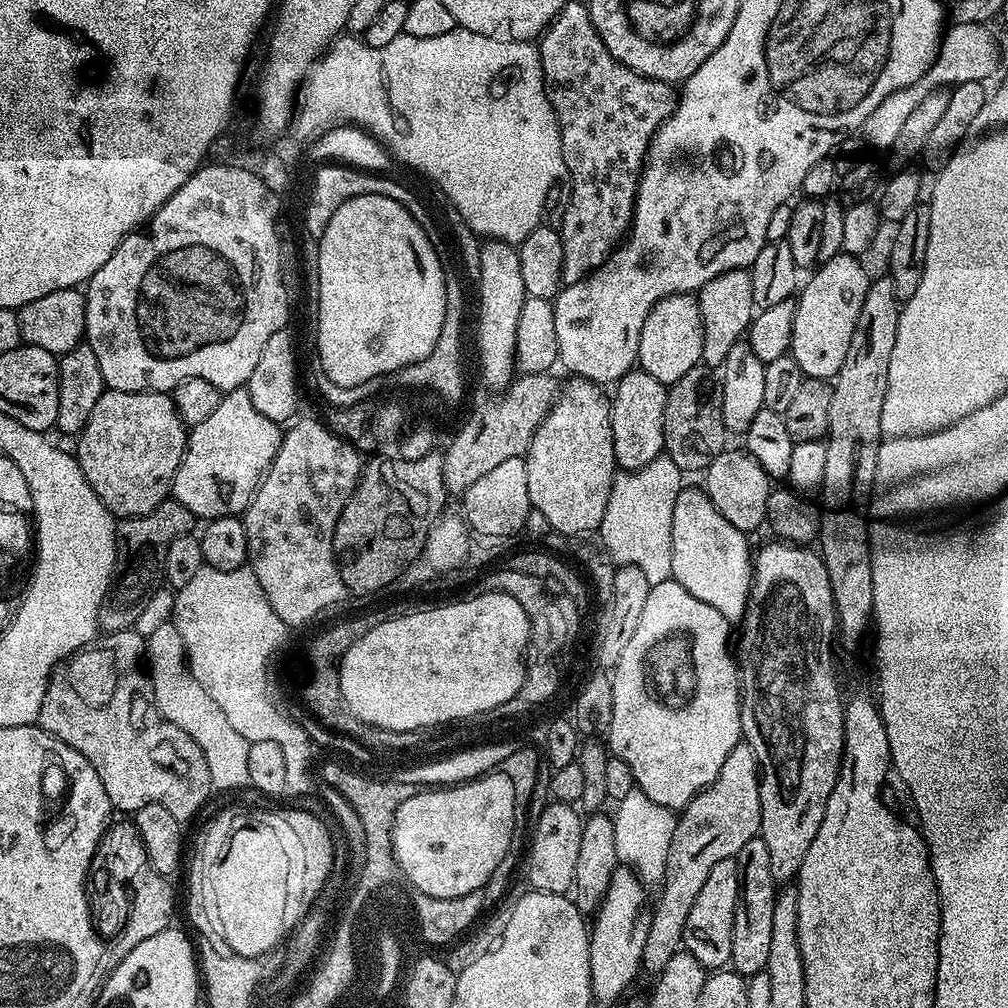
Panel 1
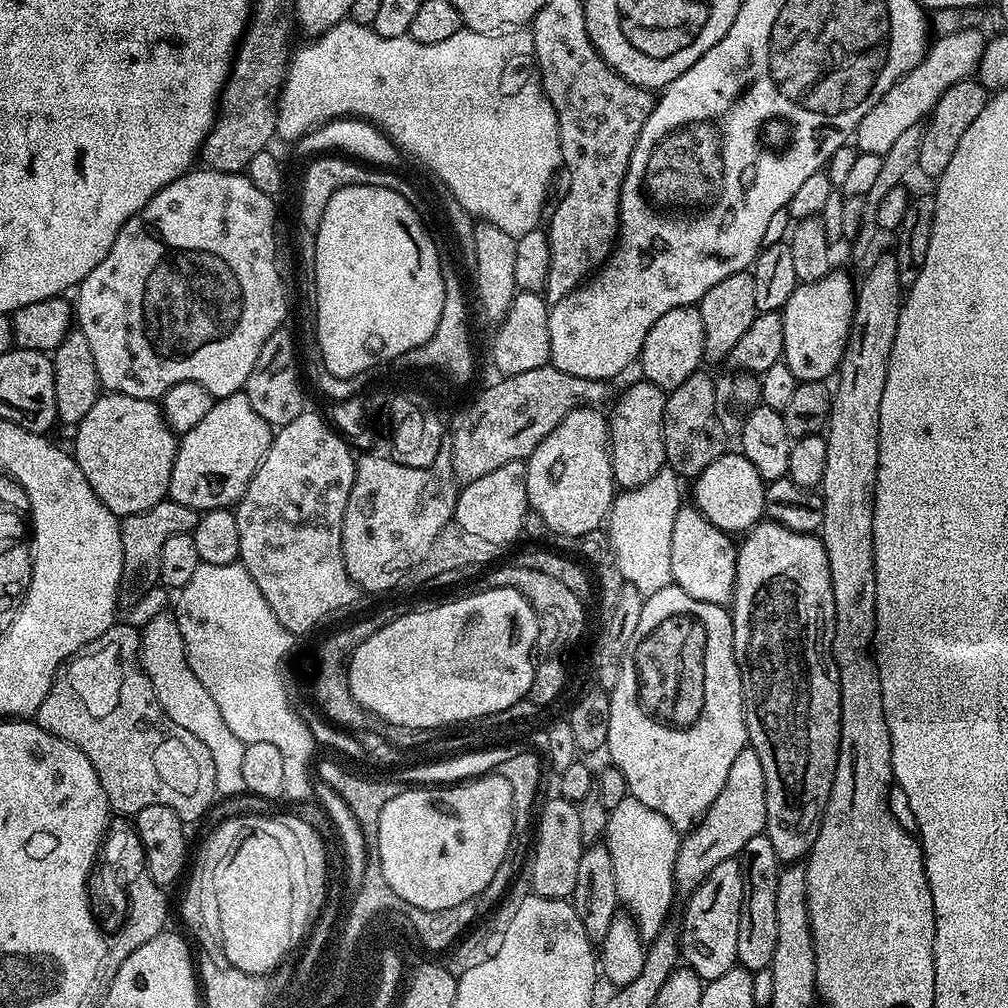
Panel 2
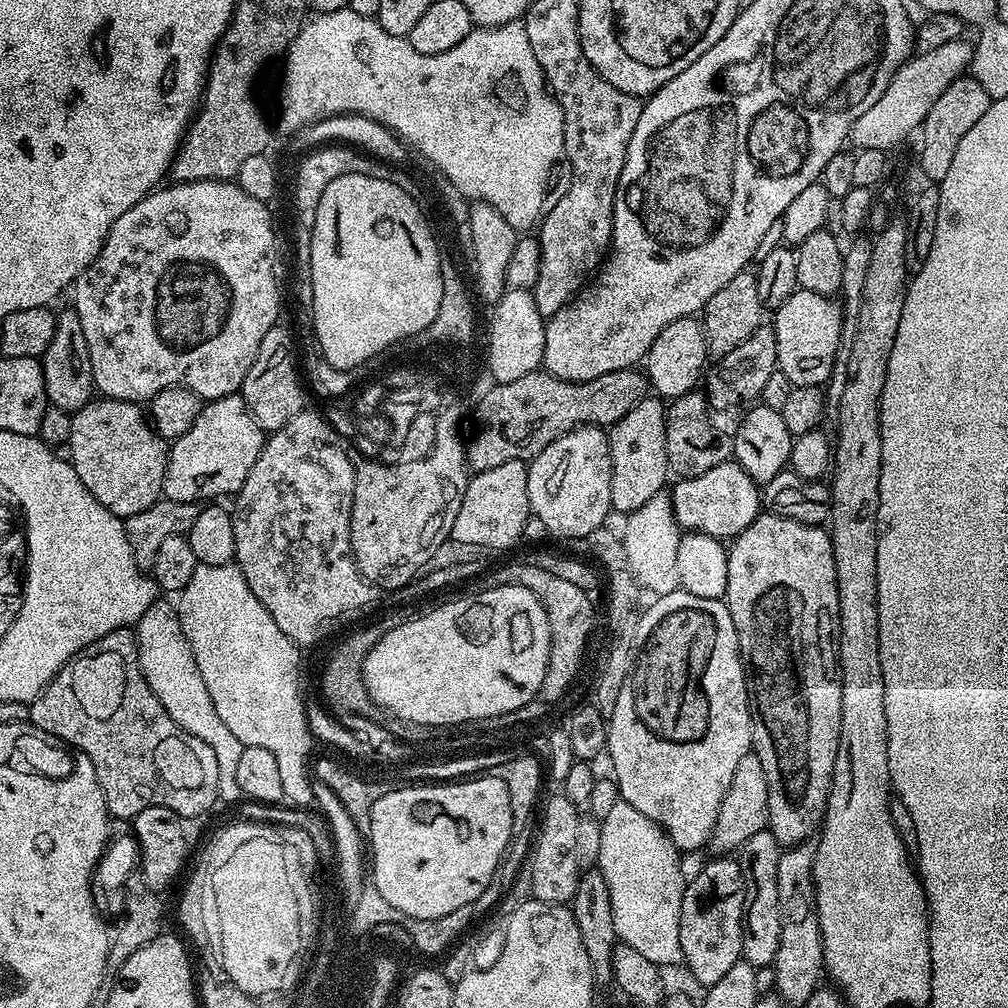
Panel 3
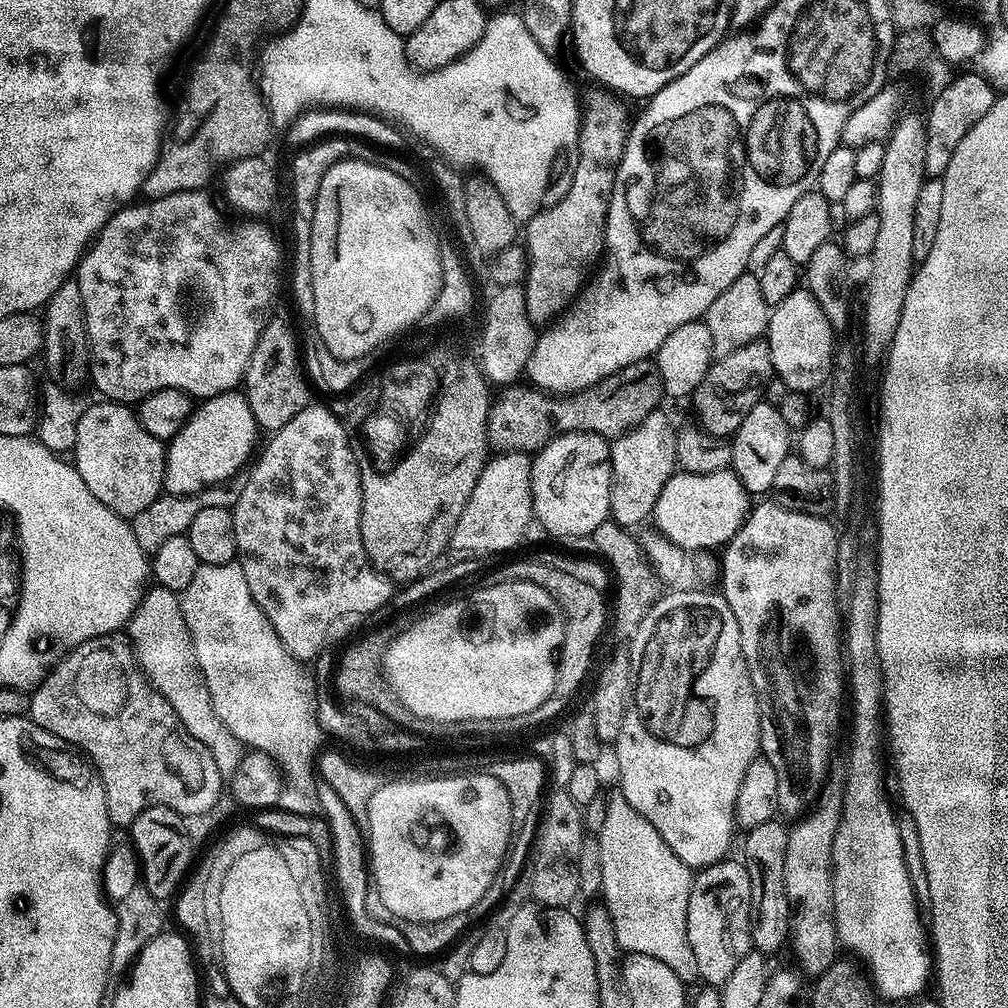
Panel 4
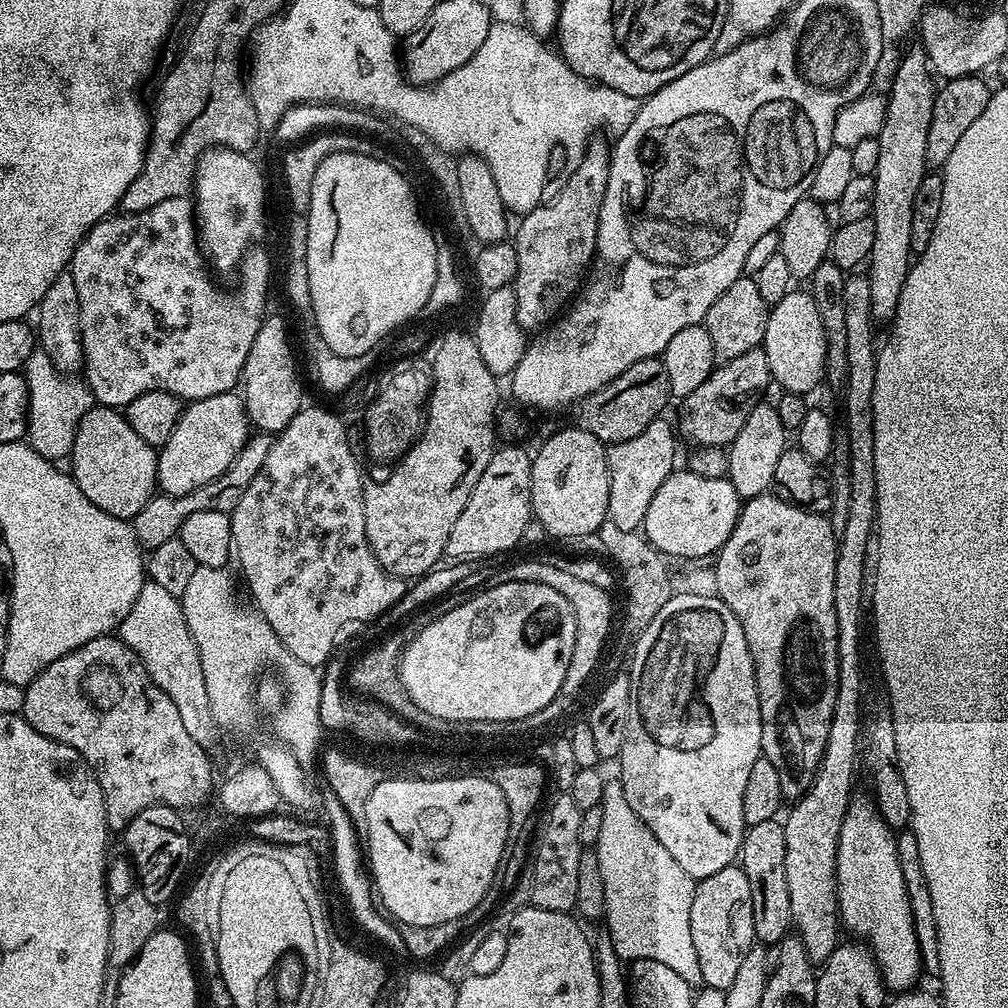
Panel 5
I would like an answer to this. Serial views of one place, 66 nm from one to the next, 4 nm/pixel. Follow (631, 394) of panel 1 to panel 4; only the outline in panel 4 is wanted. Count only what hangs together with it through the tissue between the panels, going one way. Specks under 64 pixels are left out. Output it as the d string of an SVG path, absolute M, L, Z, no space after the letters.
M663 411L651 412L638 426L629 432L623 432L615 437L610 444L610 463L612 466L612 493L610 494L610 516L617 524L629 530L635 529L635 524L640 524L644 519L651 517L656 510L658 494L662 494L662 486L677 471L676 462L676 437L677 429L672 429L672 424L662 414Z

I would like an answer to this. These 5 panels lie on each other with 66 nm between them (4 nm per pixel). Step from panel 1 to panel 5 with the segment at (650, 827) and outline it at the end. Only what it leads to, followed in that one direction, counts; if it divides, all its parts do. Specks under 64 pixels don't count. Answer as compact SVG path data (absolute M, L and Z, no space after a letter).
M619 778L605 779L600 809L602 831L594 851L605 886L606 930L612 935L614 950L621 961L662 962L662 966L686 978L688 984L703 985L698 950L694 950L694 938L690 935L690 906L694 906L697 881L670 858L666 846L634 814L634 806L630 806Z

